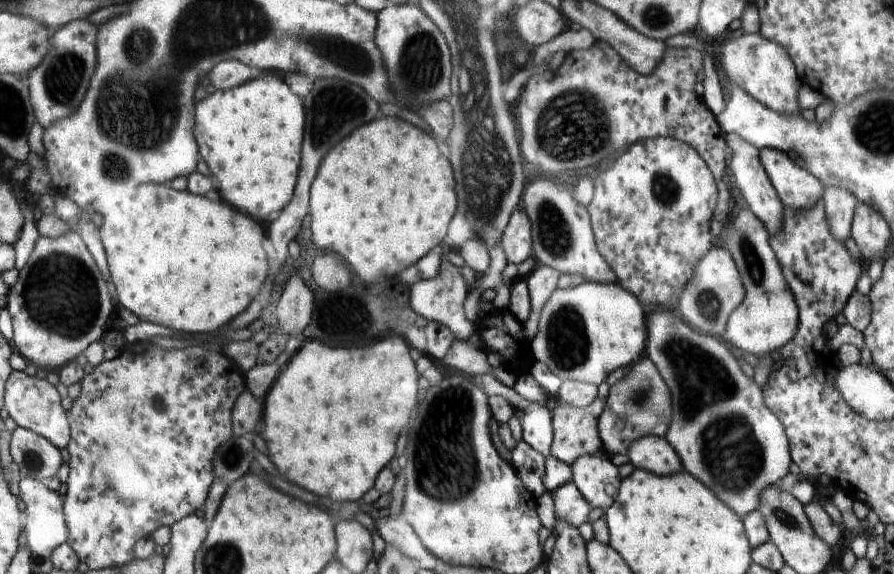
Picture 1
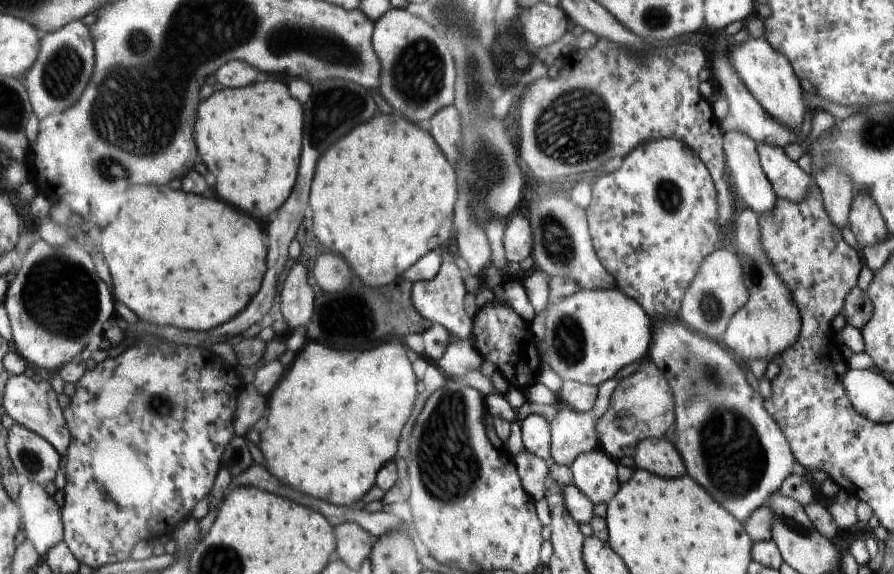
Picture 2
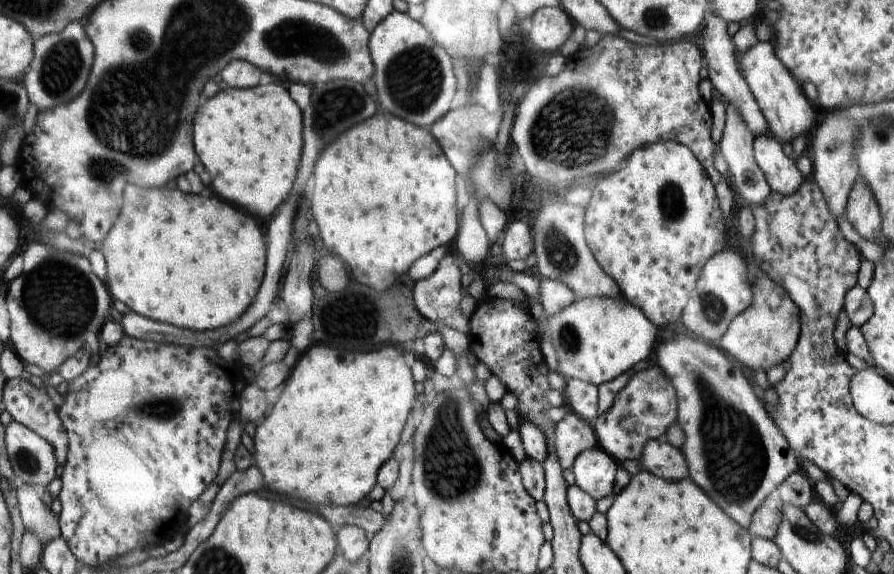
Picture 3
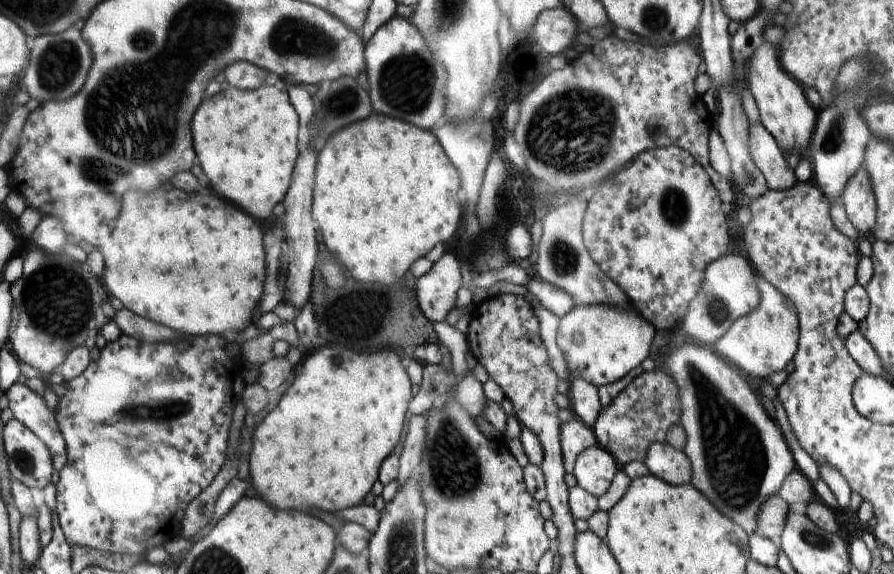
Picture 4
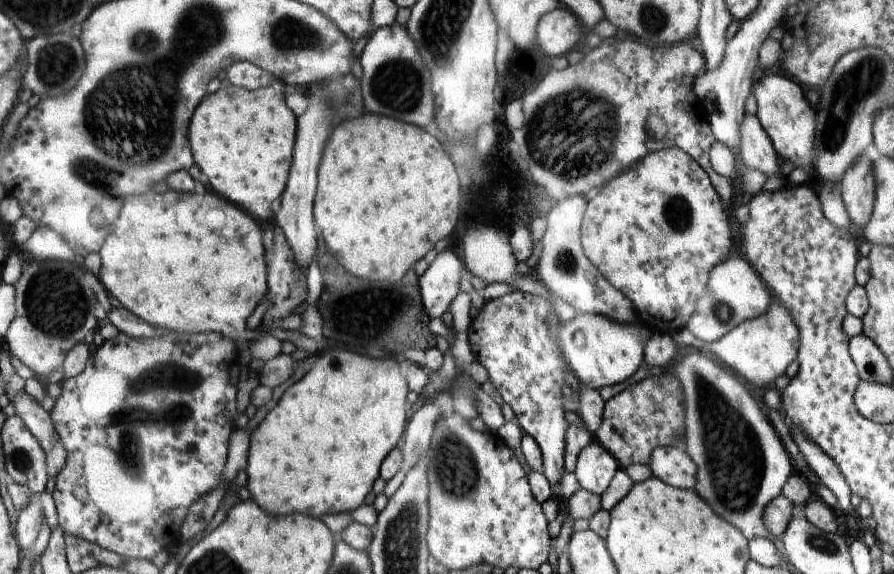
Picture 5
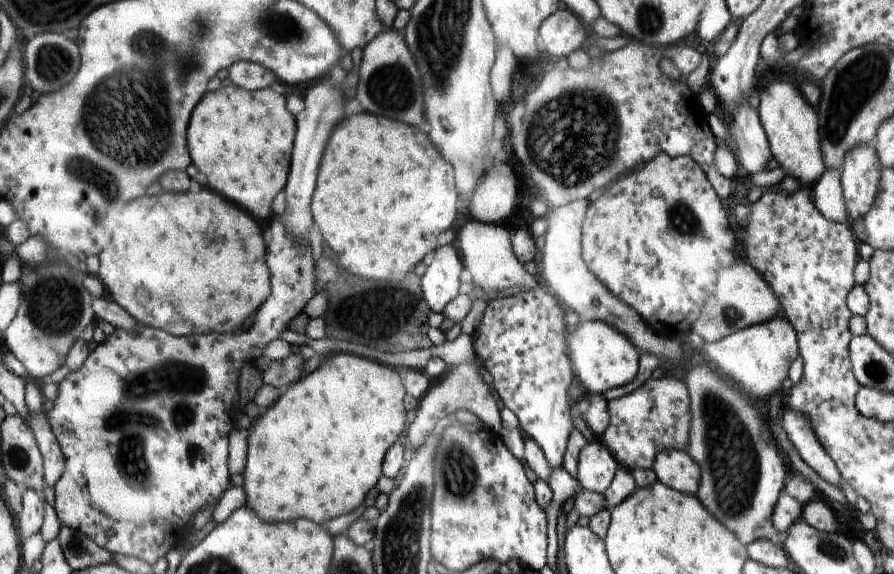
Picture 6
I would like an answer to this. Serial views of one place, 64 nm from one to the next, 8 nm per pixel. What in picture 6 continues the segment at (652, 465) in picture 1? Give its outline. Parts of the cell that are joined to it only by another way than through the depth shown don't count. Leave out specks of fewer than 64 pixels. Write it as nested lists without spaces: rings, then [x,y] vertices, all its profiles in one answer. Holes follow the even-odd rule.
[[[663,450],[656,457],[653,471],[661,483],[688,494],[696,494],[702,482],[702,468],[687,451]]]

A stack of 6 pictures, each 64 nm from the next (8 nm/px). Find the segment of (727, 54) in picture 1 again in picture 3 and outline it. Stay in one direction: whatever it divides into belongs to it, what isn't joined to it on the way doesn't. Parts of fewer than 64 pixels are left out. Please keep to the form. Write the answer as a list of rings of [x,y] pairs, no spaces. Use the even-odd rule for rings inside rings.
[[[758,41],[748,52],[740,56],[740,70],[751,87],[752,94],[758,100],[760,110],[770,123],[771,133],[774,137],[784,140],[792,140],[794,136],[808,132],[814,124],[814,110],[810,108],[806,96],[802,94],[794,75],[788,72],[782,60],[778,60],[775,48],[770,41]]]

